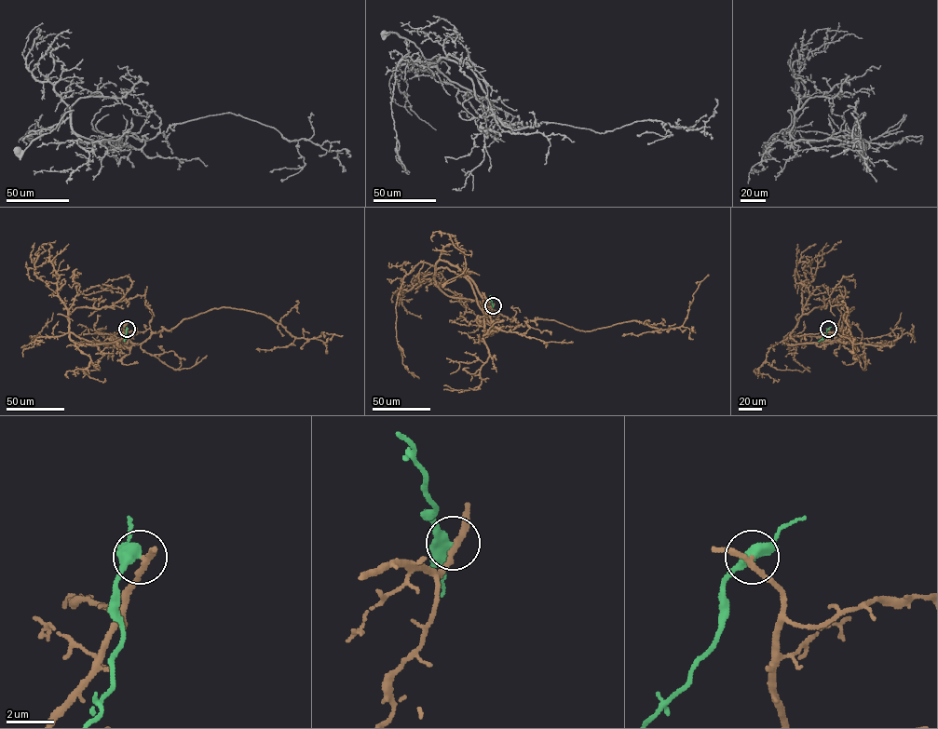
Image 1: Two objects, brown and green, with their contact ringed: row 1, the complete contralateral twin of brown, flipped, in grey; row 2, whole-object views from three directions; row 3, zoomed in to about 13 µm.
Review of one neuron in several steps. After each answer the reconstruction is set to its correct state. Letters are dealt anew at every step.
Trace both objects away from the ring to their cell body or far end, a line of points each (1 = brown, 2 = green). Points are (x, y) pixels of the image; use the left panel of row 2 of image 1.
1: (127, 329), (119, 341), (139, 344), (184, 319), (229, 307), (264, 314), (297, 338), (343, 335)
2: (127, 329), (124, 341)

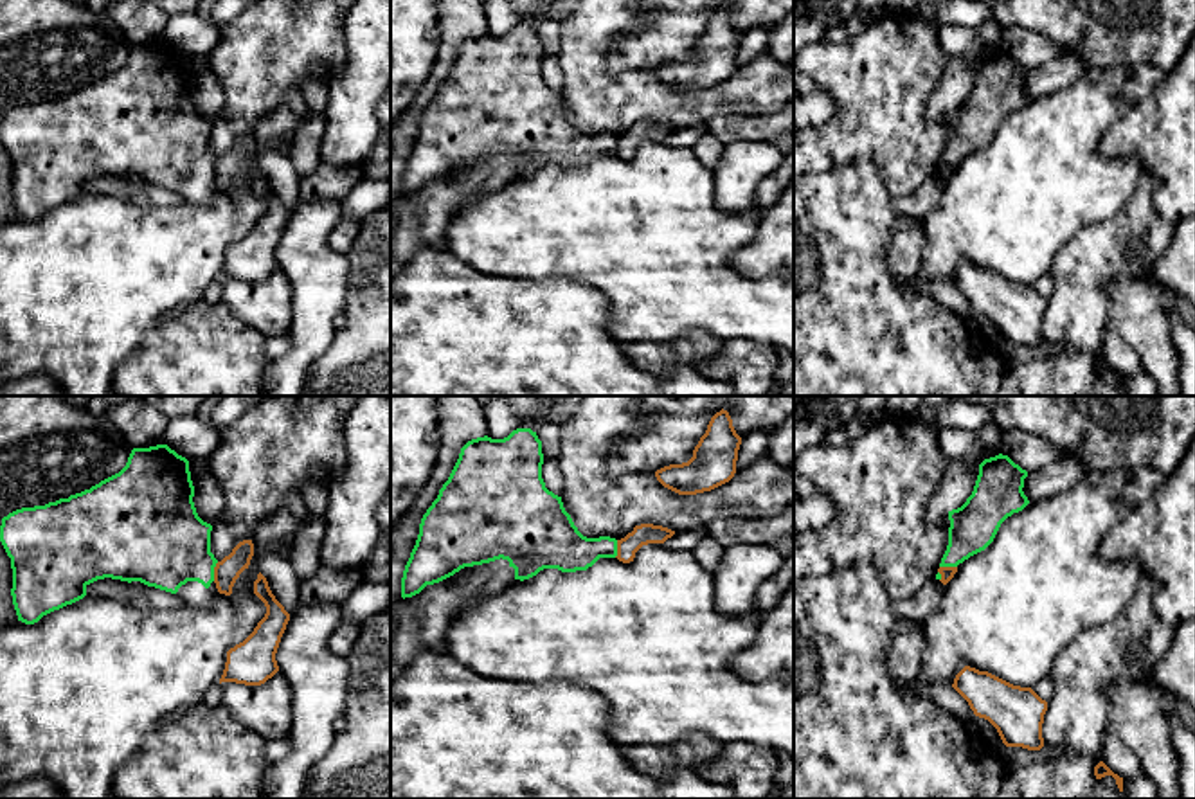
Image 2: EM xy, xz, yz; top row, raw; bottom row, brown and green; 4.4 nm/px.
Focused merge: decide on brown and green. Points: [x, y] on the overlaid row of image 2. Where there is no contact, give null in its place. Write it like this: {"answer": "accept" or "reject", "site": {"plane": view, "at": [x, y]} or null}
{"answer": "reject", "site": {"plane": "xy", "at": [215, 571]}}

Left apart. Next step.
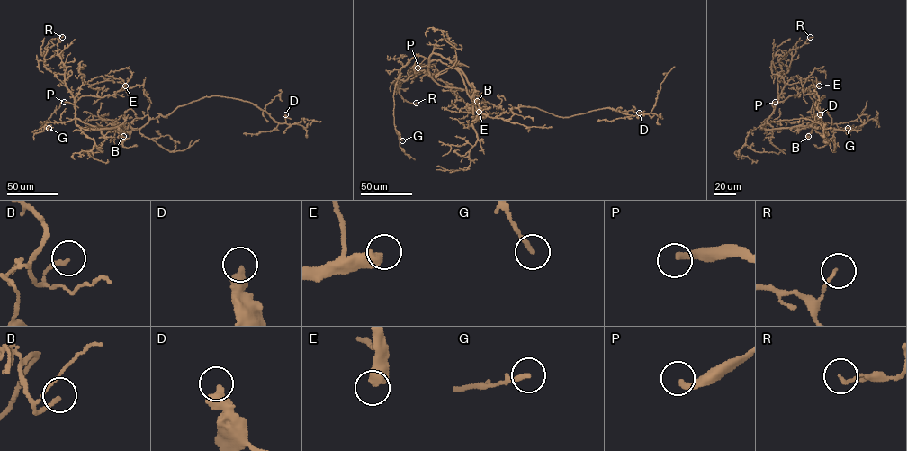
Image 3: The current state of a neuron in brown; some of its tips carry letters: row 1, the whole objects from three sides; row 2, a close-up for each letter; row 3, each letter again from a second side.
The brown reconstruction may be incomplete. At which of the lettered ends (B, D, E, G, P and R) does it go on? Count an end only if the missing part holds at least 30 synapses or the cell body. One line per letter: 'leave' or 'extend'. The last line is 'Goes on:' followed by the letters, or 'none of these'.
B: leave
D: leave
E: extend
G: leave
P: extend
R: leave
Goes on: E, P

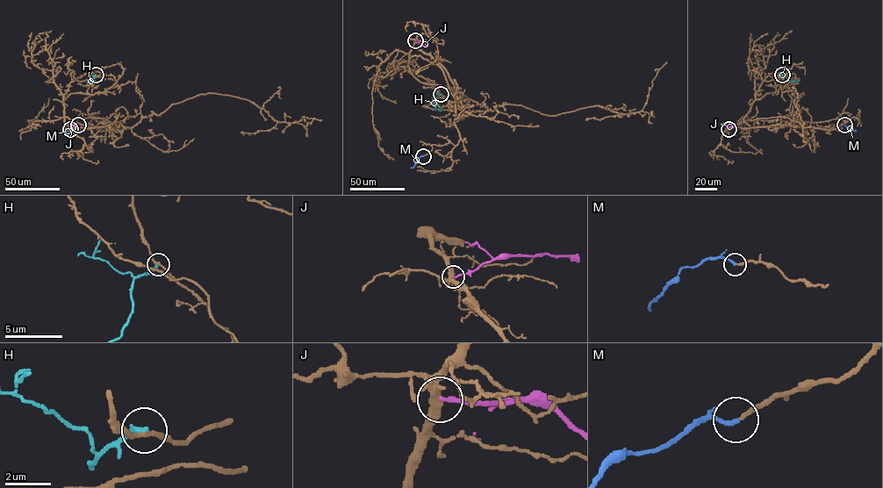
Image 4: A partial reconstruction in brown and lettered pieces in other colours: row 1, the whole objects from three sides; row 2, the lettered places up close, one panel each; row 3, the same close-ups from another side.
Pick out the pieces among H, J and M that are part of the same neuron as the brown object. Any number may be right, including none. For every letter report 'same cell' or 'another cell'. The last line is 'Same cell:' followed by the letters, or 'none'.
H: another cell
J: another cell
M: same cell
Same cell: M

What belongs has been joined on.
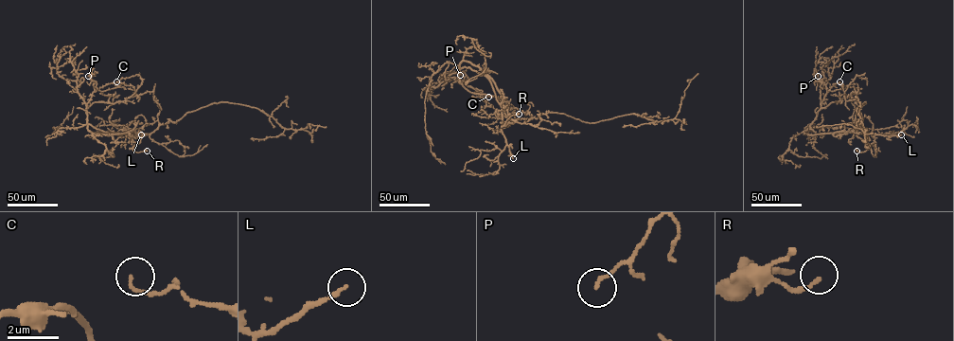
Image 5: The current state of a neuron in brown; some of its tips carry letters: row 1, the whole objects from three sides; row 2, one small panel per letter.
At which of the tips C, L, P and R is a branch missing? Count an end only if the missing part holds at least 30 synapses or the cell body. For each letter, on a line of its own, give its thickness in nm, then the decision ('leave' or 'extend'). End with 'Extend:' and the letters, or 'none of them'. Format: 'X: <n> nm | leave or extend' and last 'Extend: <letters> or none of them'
C: 120 nm | leave
L: 160 nm | leave
P: 110 nm | leave
R: 160 nm | leave
Extend: none of them

